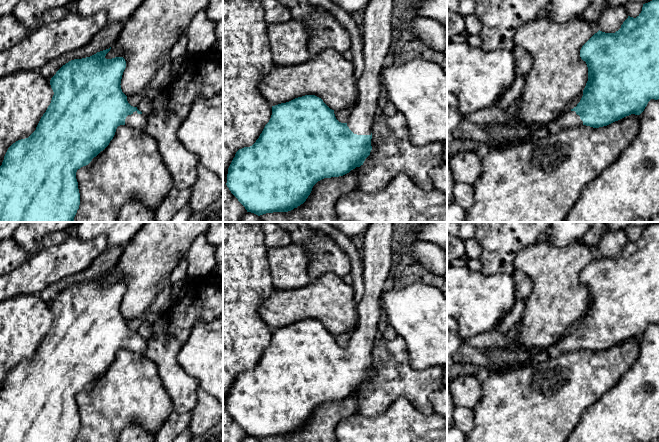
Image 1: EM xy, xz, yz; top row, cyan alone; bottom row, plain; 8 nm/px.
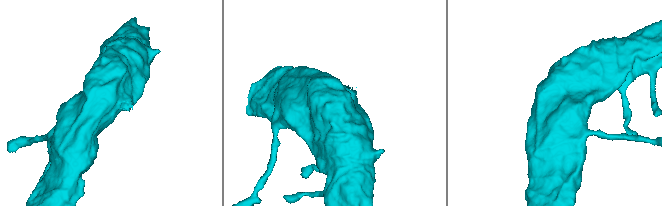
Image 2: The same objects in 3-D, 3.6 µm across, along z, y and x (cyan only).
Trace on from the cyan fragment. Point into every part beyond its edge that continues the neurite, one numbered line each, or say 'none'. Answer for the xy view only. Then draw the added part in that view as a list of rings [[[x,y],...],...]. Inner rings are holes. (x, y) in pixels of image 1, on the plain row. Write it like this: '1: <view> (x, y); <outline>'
1: xy (139, 345); [[[137,335],[133,336],[131,339],[128,339],[125,343],[125,349],[145,354],[148,348],[148,341],[144,338],[138,338]]]

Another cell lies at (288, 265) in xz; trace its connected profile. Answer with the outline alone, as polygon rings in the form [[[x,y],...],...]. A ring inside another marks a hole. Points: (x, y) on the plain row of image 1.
[[[291,243],[288,246],[268,249],[268,260],[274,290],[293,290],[307,286],[311,249],[307,244]]]

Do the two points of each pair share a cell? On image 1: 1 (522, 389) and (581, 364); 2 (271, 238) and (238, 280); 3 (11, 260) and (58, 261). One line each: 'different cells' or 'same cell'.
1: same cell
2: different cells
3: different cells

